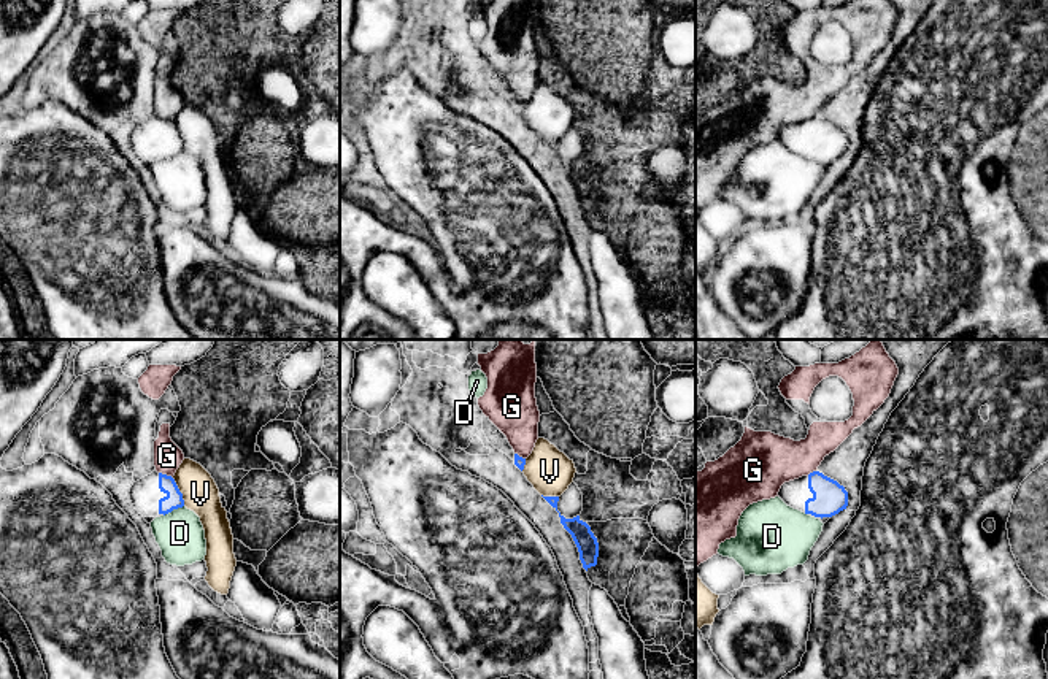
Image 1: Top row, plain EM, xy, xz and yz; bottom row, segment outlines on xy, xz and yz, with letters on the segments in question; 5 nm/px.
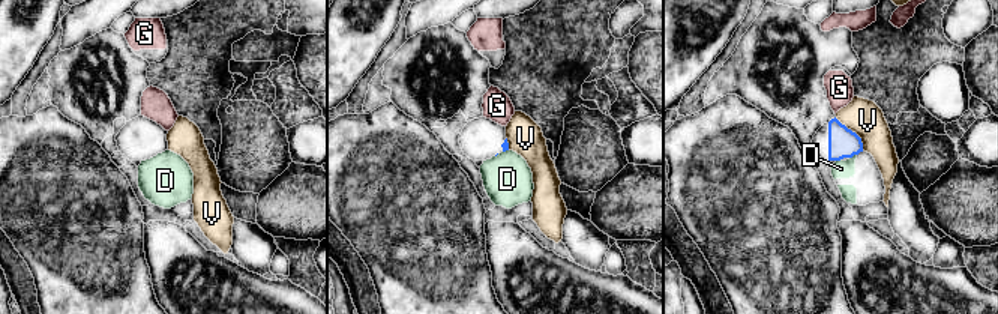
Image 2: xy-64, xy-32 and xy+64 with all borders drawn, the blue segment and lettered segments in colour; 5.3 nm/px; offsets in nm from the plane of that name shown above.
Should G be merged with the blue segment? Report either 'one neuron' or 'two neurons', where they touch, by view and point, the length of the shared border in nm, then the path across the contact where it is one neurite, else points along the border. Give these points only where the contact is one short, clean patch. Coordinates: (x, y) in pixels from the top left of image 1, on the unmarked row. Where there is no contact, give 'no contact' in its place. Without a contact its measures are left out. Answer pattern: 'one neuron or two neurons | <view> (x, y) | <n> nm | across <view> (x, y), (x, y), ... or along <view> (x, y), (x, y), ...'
two neurons | xy (165, 119) | 80 nm | along xy (159, 116), (172, 122)

